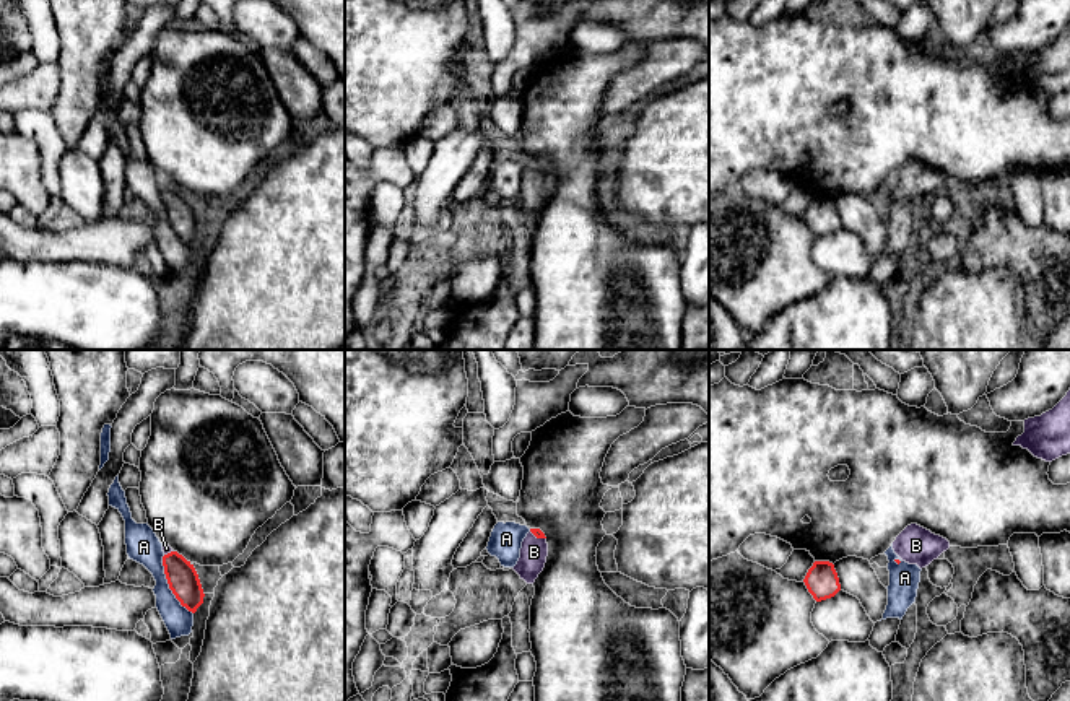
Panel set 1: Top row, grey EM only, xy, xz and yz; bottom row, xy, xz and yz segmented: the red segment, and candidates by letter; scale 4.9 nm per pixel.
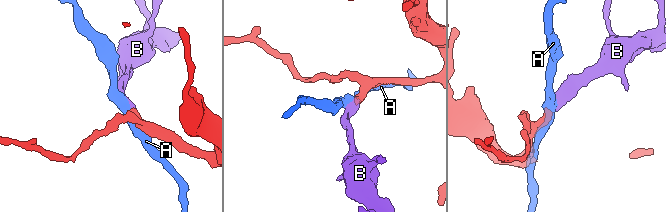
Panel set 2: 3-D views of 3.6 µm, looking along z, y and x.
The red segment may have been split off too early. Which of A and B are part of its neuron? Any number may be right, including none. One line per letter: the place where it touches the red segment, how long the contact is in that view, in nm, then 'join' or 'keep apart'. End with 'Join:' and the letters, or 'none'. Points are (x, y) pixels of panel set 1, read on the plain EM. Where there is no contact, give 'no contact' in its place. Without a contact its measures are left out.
A: contact xy (169, 222); length 320 nm; keep apart
B: contact xz (539, 173); length 90 nm; join
Join: B

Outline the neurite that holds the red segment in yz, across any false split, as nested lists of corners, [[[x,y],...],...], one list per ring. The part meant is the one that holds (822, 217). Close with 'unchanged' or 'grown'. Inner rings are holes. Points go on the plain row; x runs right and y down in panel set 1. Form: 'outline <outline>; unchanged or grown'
outline [[[815,197],[803,218],[816,237],[831,234],[841,226],[837,208],[829,197]]]; unchanged

